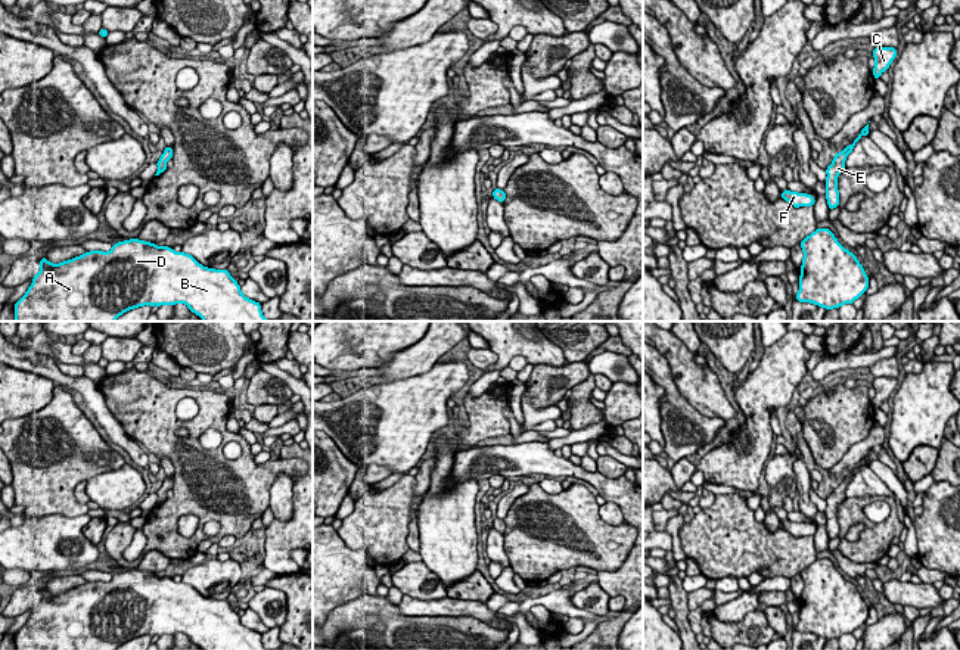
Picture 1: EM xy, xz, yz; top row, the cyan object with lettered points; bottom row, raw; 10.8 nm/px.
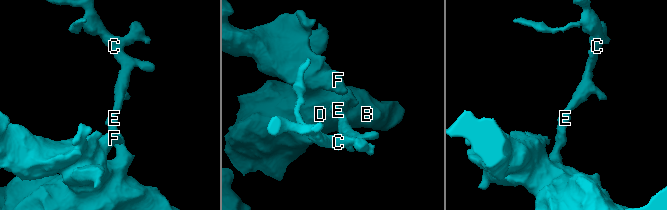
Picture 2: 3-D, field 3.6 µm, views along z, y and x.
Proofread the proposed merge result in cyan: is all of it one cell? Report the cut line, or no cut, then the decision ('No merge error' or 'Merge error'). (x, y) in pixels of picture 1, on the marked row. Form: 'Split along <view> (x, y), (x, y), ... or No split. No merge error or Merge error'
No split. No merge error

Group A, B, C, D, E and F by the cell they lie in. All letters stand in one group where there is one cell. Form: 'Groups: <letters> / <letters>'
Groups: A B C D E F

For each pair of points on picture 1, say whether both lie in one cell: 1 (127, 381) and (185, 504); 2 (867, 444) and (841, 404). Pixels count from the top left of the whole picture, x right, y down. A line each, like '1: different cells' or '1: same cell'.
1: same cell
2: different cells

